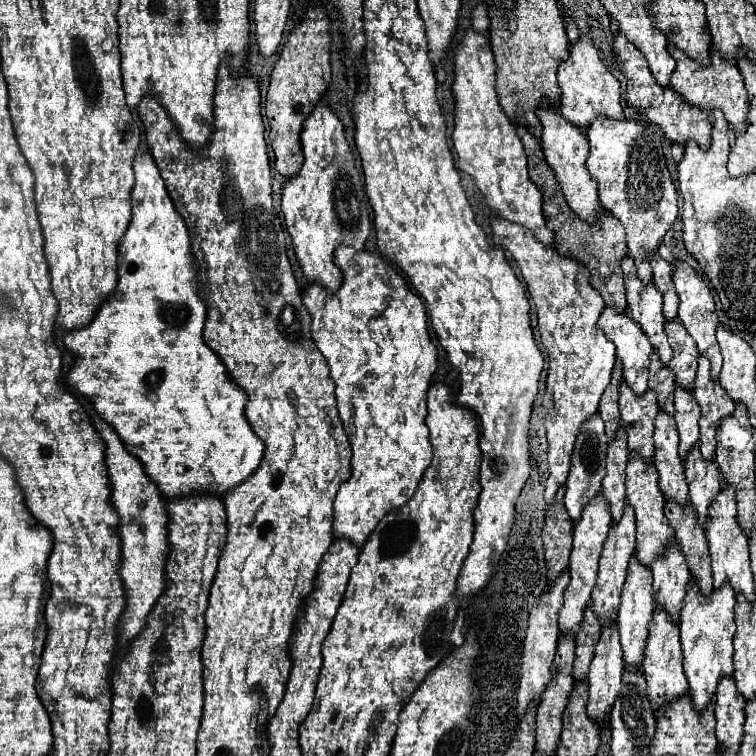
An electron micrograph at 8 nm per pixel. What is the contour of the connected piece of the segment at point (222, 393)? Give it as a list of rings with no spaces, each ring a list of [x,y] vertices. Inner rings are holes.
[[[140,154],[134,158],[134,172],[136,172],[136,184],[132,188],[132,222],[120,242],[120,260],[118,260],[118,286],[114,290],[112,296],[108,296],[104,300],[104,304],[100,306],[98,314],[94,316],[94,320],[80,330],[74,332],[66,332],[62,336],[64,346],[76,356],[76,362],[72,366],[72,370],[66,376],[66,382],[70,386],[74,386],[80,394],[84,394],[92,404],[94,410],[108,422],[112,424],[112,428],[118,432],[118,436],[122,438],[122,442],[128,446],[126,450],[130,454],[134,454],[136,458],[140,458],[140,462],[146,468],[146,474],[158,484],[158,488],[162,490],[162,494],[166,494],[168,498],[182,498],[182,496],[190,496],[196,492],[212,492],[220,498],[226,496],[226,492],[230,492],[232,488],[236,488],[238,484],[242,484],[258,466],[260,466],[260,458],[264,454],[264,442],[252,432],[246,416],[244,416],[244,406],[248,402],[248,396],[242,388],[238,388],[238,384],[234,384],[234,380],[230,378],[226,366],[220,362],[220,358],[204,344],[202,338],[202,330],[206,324],[206,302],[202,298],[202,284],[198,282],[198,264],[192,256],[192,248],[190,248],[190,234],[188,228],[184,224],[184,220],[178,216],[166,188],[164,188],[164,180],[156,168],[156,162],[150,154]]]

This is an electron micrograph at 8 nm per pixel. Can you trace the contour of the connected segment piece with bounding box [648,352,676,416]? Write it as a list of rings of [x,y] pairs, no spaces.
[[[652,352],[650,356],[650,378],[648,378],[648,388],[656,394],[658,398],[658,406],[662,412],[668,412],[670,416],[674,416],[674,404],[672,404],[672,394],[676,390],[676,382],[674,382],[674,374],[670,372],[668,366],[664,366],[658,356]]]

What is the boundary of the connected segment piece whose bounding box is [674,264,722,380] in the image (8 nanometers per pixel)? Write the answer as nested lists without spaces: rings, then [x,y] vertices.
[[[678,264],[674,270],[674,284],[676,284],[676,292],[680,296],[680,306],[678,306],[678,320],[684,324],[684,328],[688,330],[690,338],[696,342],[698,352],[702,356],[706,356],[712,364],[712,378],[718,380],[720,376],[720,368],[722,368],[722,354],[716,342],[716,326],[718,326],[718,316],[716,316],[716,308],[714,308],[714,300],[712,300],[712,292],[706,286],[706,282],[688,266],[688,264]]]

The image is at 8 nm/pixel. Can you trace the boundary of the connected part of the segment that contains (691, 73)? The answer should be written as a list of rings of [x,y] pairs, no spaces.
[[[668,44],[670,56],[676,60],[676,70],[670,78],[670,88],[676,90],[678,94],[684,96],[684,100],[688,100],[688,104],[696,106],[702,112],[712,112],[712,110],[722,110],[728,126],[734,134],[740,134],[746,130],[746,116],[748,116],[748,96],[746,96],[746,88],[744,88],[744,80],[738,72],[738,66],[722,60],[718,56],[718,52],[712,48],[710,56],[712,56],[712,66],[702,66],[698,62],[694,62],[692,58],[688,58],[682,50],[678,50],[676,46]]]

